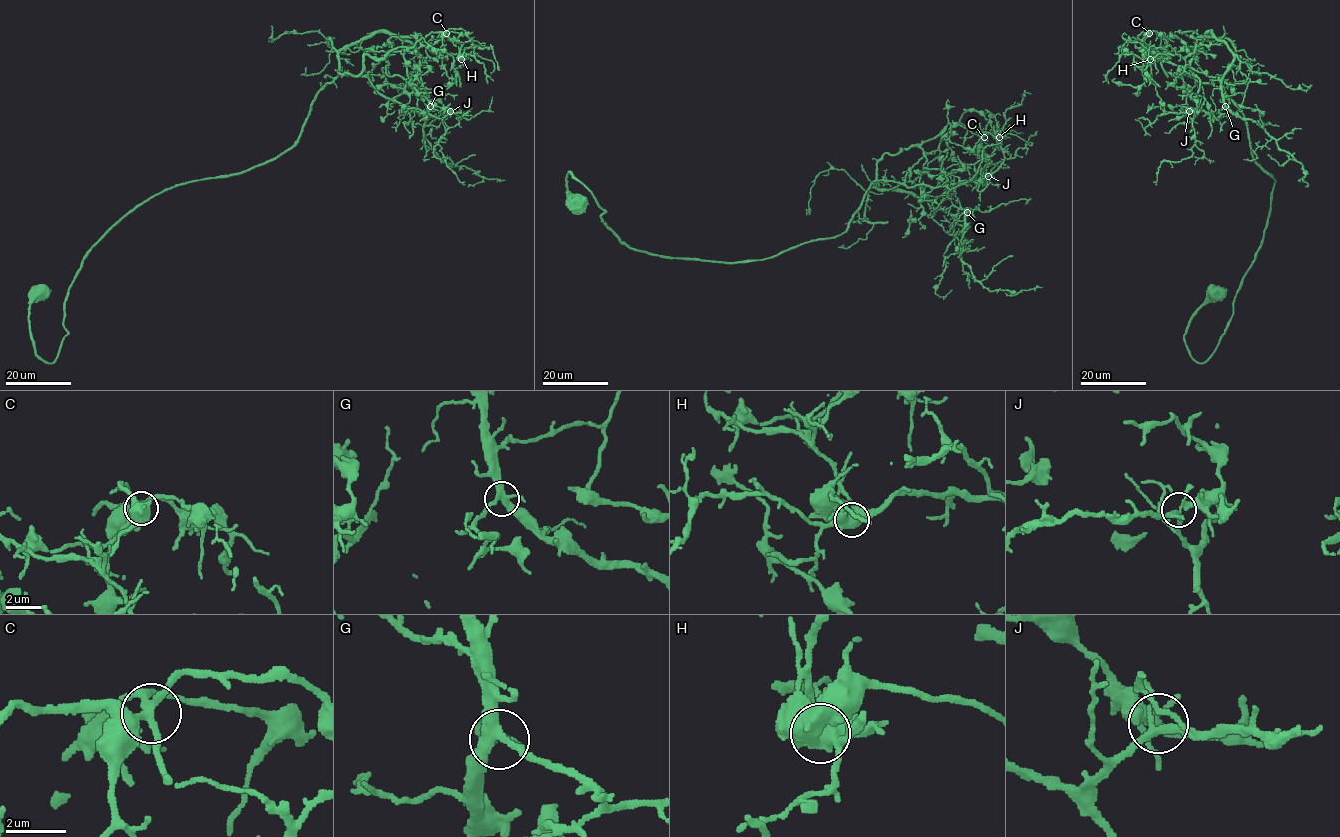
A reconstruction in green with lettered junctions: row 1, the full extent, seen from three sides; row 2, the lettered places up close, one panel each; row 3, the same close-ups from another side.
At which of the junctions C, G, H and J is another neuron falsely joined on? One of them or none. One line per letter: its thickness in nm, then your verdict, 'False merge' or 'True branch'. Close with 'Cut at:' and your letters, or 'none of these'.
C: Thickness 240 nm. True branch
G: Thickness 340 nm. True branch
H: Thickness 650 nm. True branch
J: Thickness 200 nm. True branch
Cut at: none of these

